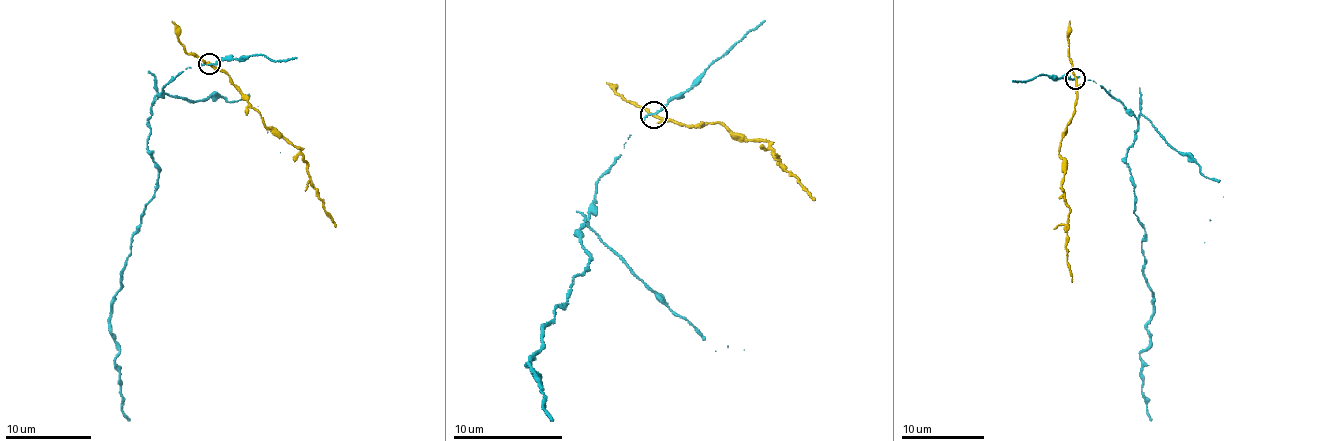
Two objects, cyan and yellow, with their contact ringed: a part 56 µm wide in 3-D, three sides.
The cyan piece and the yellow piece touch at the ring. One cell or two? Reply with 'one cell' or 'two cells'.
two cells

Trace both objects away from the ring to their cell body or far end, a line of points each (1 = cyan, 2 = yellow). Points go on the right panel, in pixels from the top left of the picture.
1: (1074, 78), (1094, 81), (1138, 120), (1125, 159), (1152, 291), (1150, 343), (1140, 360), (1150, 421)
2: (1076, 78), (1076, 111), (1059, 147), (1063, 158), (1061, 188), (1069, 208), (1067, 265), (1072, 282)

